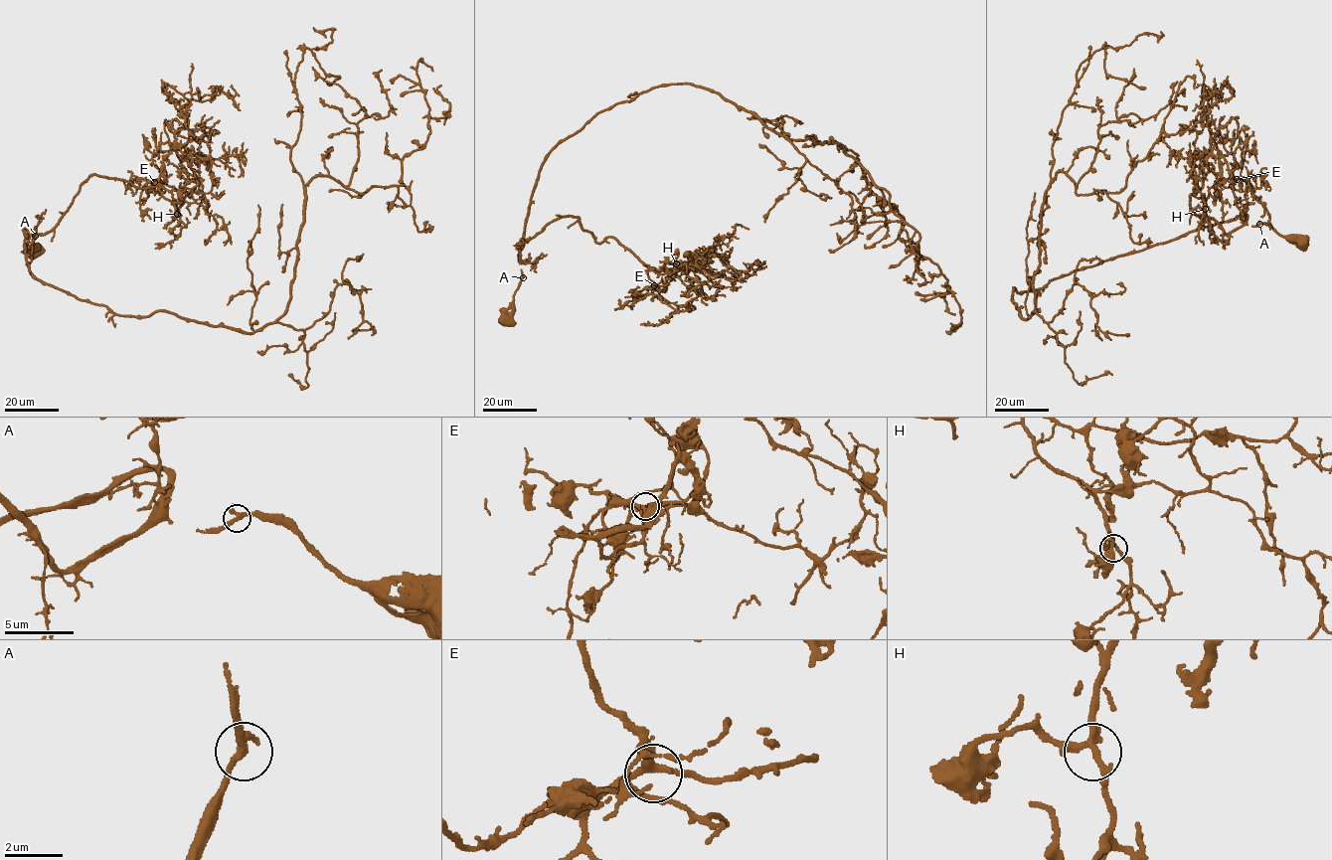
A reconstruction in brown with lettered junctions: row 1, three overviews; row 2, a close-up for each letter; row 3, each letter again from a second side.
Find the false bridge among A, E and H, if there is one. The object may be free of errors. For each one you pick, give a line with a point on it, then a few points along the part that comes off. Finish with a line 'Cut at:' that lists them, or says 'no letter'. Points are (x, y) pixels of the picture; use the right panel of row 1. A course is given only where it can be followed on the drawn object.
Cut at: no letter

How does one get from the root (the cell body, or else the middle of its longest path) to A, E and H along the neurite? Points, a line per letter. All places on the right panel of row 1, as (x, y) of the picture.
A: (1305, 241), (1303, 237), (1280, 236), (1269, 226), (1259, 224)
E: (1305, 241), (1262, 223), (1226, 234), (1192, 211), (1189, 197), (1213, 169), (1204, 163), (1225, 187), (1237, 179)
H: (1305, 241), (1262, 223), (1226, 234), (1195, 214), (1189, 197), (1213, 169), (1205, 163), (1221, 180), (1205, 209)

